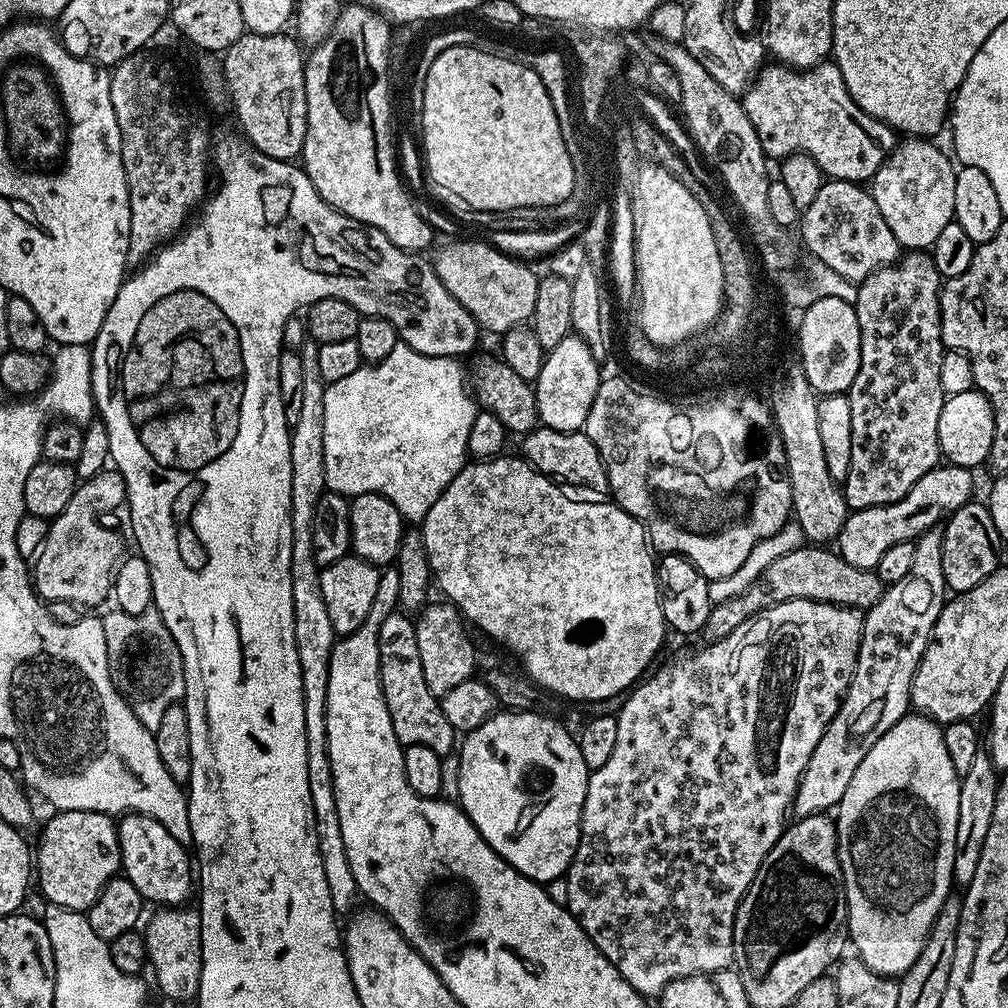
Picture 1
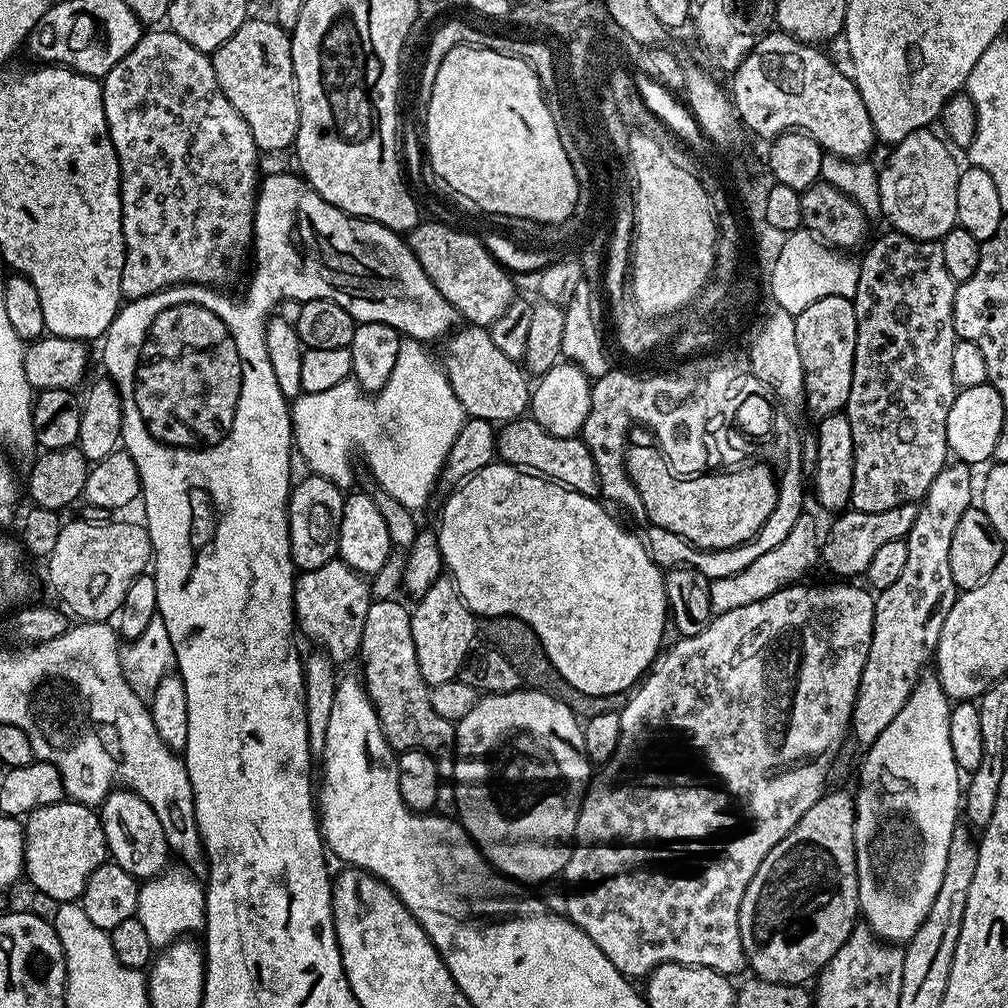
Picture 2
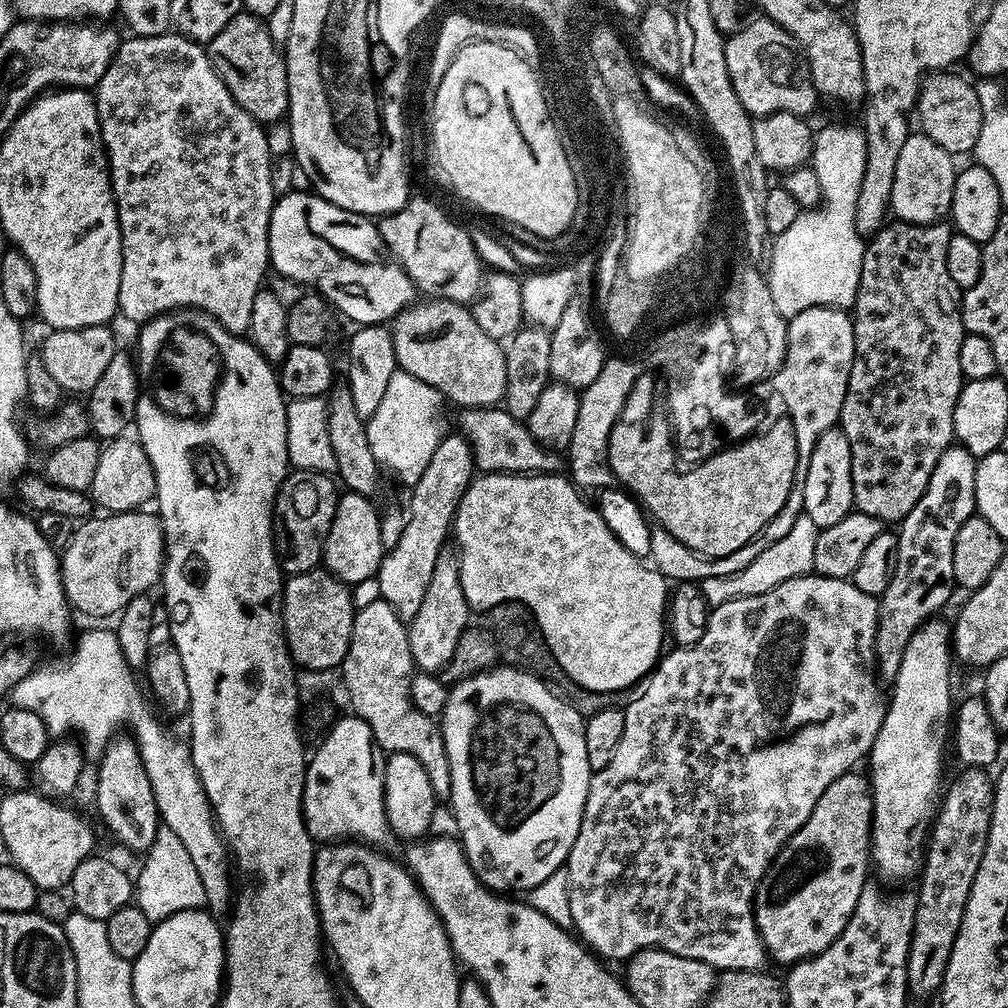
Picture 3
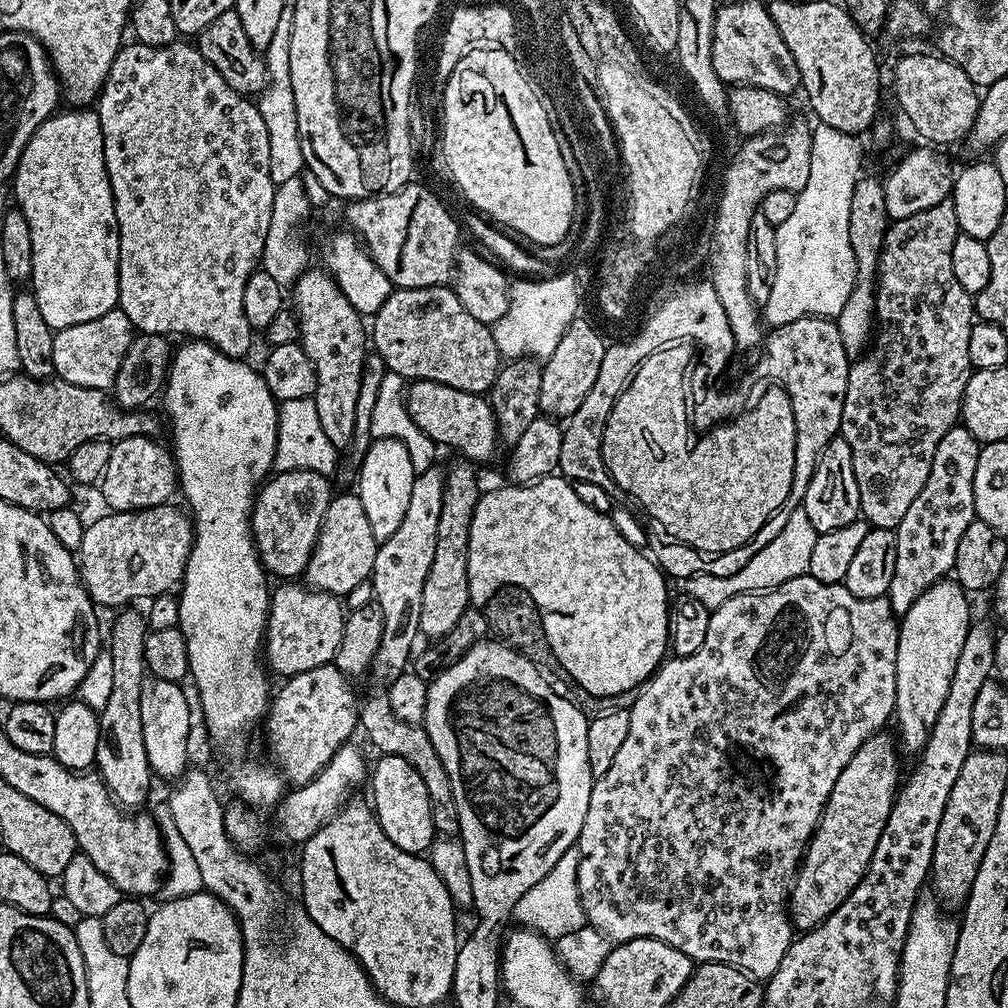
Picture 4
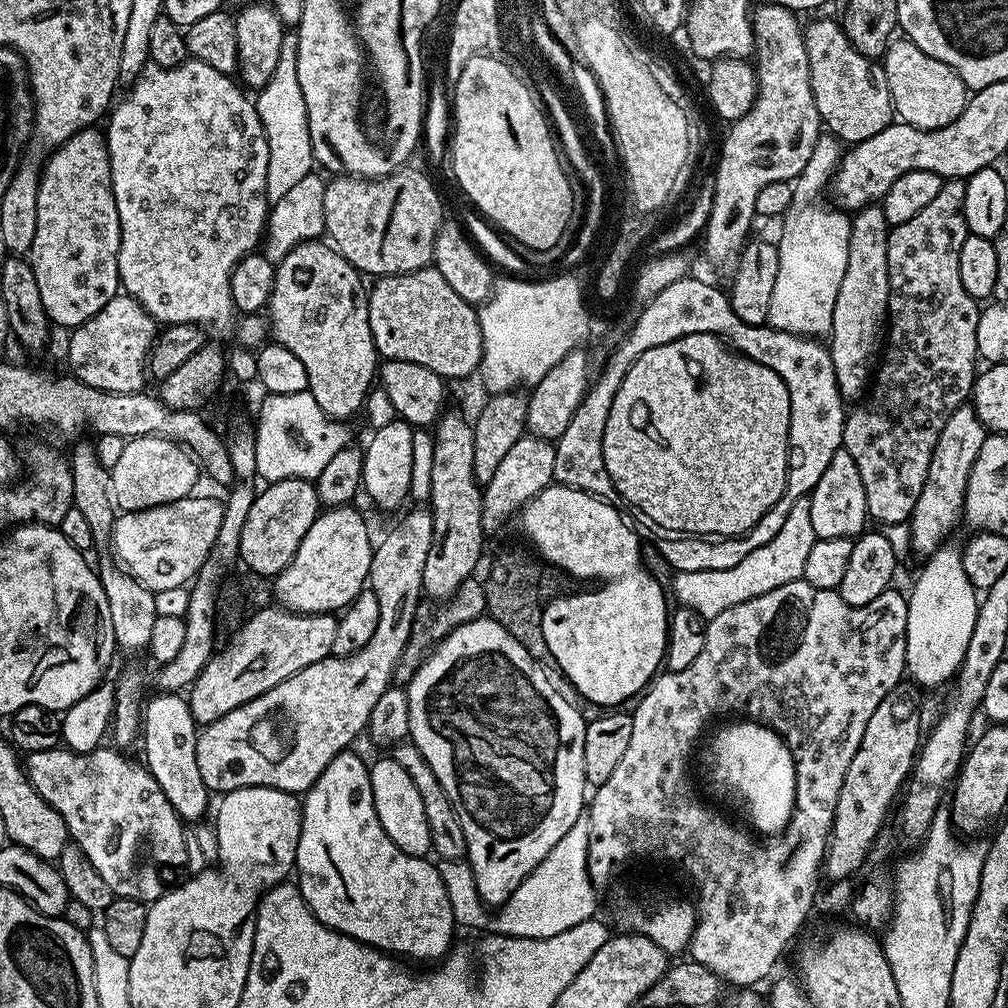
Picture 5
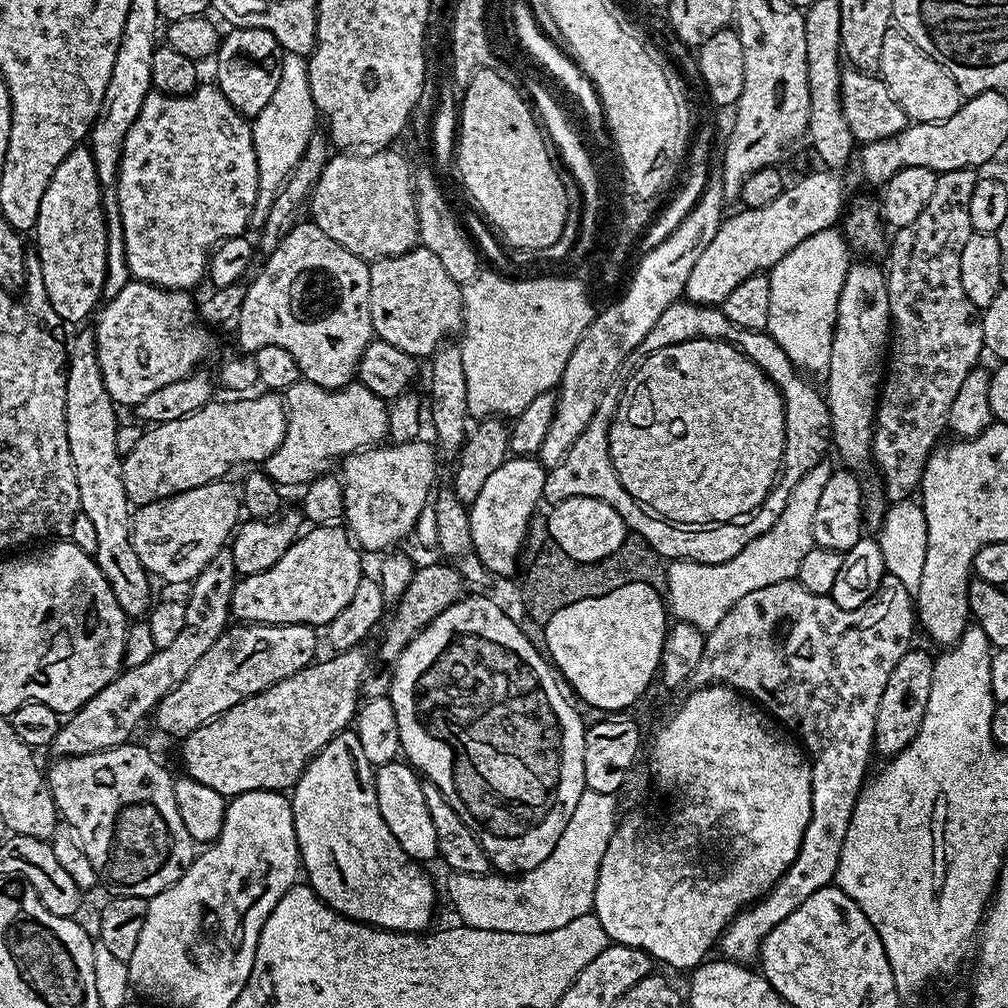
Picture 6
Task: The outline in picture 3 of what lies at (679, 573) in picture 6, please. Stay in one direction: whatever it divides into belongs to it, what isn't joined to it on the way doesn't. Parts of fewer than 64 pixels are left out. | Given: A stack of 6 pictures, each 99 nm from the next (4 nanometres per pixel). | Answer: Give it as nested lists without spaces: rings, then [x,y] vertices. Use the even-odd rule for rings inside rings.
[[[800,515],[790,526],[790,530],[778,542],[768,544],[746,570],[725,576],[711,576],[699,581],[699,586],[708,599],[709,605],[715,606],[722,602],[730,602],[739,596],[753,596],[754,594],[766,594],[766,590],[774,590],[774,586],[782,586],[790,578],[807,576],[814,566],[814,542],[818,542],[820,529],[814,526],[813,520],[806,515]]]

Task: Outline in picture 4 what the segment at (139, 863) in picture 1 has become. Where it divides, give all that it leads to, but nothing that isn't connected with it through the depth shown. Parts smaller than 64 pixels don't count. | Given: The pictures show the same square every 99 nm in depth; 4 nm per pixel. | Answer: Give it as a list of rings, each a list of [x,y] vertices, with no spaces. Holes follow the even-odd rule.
[[[124,610],[120,617],[112,624],[112,633],[106,636],[106,655],[114,662],[114,687],[110,690],[110,698],[106,698],[106,706],[99,709],[100,737],[98,738],[97,756],[94,763],[105,786],[108,787],[108,795],[125,810],[136,810],[139,804],[147,805],[148,791],[152,788],[154,773],[150,762],[146,758],[146,741],[142,738],[142,682],[146,675],[144,666],[144,639],[150,630],[147,619],[136,612]]]

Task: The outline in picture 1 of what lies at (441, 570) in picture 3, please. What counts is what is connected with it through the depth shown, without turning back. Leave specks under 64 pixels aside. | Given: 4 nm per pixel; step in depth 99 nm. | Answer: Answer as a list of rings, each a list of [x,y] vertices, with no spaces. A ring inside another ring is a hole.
[[[451,602],[443,603],[429,603],[414,620],[418,651],[422,660],[422,673],[425,674],[426,686],[437,698],[444,696],[446,690],[454,690],[454,686],[458,686],[458,682],[473,679],[478,668],[476,648],[472,645],[467,630],[464,629],[466,621],[460,615],[460,609]]]

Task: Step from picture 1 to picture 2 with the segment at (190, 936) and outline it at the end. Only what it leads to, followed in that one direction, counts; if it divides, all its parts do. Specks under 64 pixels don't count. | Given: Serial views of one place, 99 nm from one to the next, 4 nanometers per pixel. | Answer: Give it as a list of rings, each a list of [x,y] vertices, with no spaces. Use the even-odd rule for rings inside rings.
[[[180,866],[165,869],[141,885],[135,916],[145,927],[145,933],[153,949],[162,950],[180,937],[199,933],[203,929],[205,924],[204,889],[203,883],[197,877]]]

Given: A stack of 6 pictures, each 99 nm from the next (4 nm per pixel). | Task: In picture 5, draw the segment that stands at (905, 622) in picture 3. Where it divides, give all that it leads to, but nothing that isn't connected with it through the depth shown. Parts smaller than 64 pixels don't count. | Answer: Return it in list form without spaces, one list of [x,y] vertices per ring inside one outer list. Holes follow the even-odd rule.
[[[964,403],[961,408],[954,410],[954,414],[950,414],[950,418],[946,418],[946,426],[942,426],[942,434],[938,434],[938,442],[930,458],[930,470],[926,470],[926,482],[922,486],[922,494],[918,494],[918,502],[914,502],[910,521],[911,551],[917,552],[920,558],[933,556],[947,541],[944,539],[956,520],[958,524],[963,517],[970,470],[978,458],[978,450],[982,450],[985,435],[984,424],[971,403]]]

